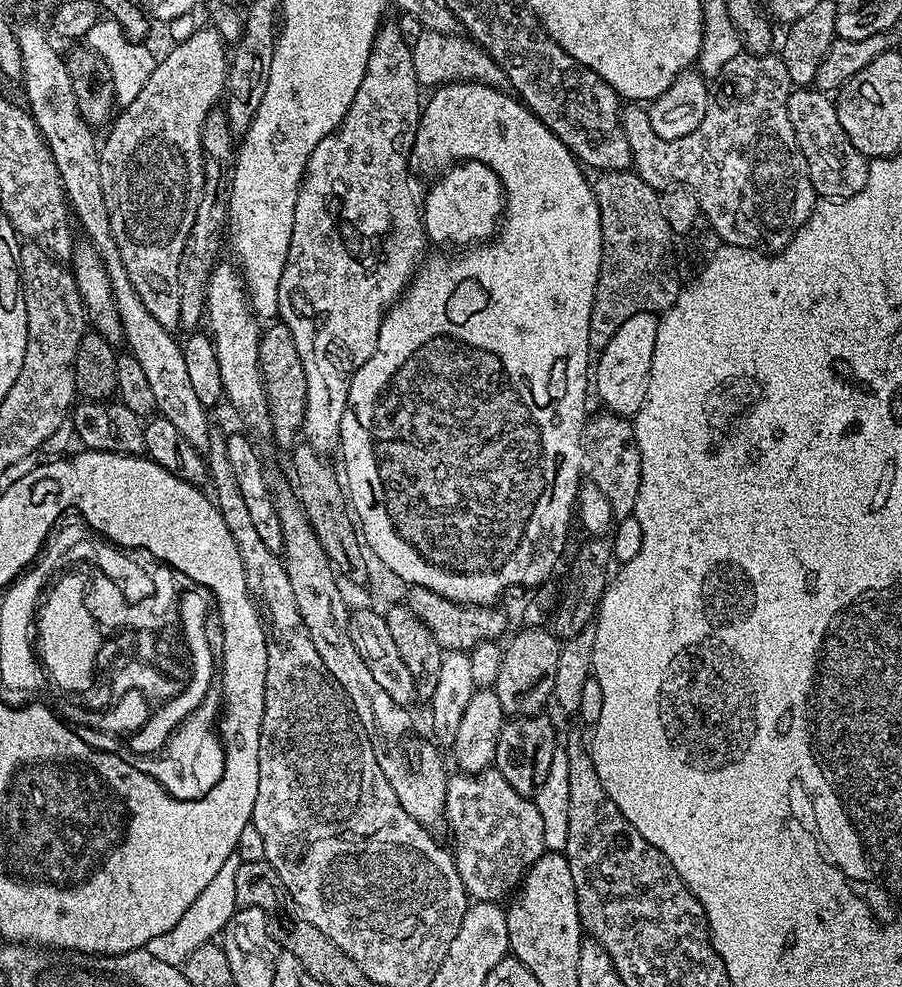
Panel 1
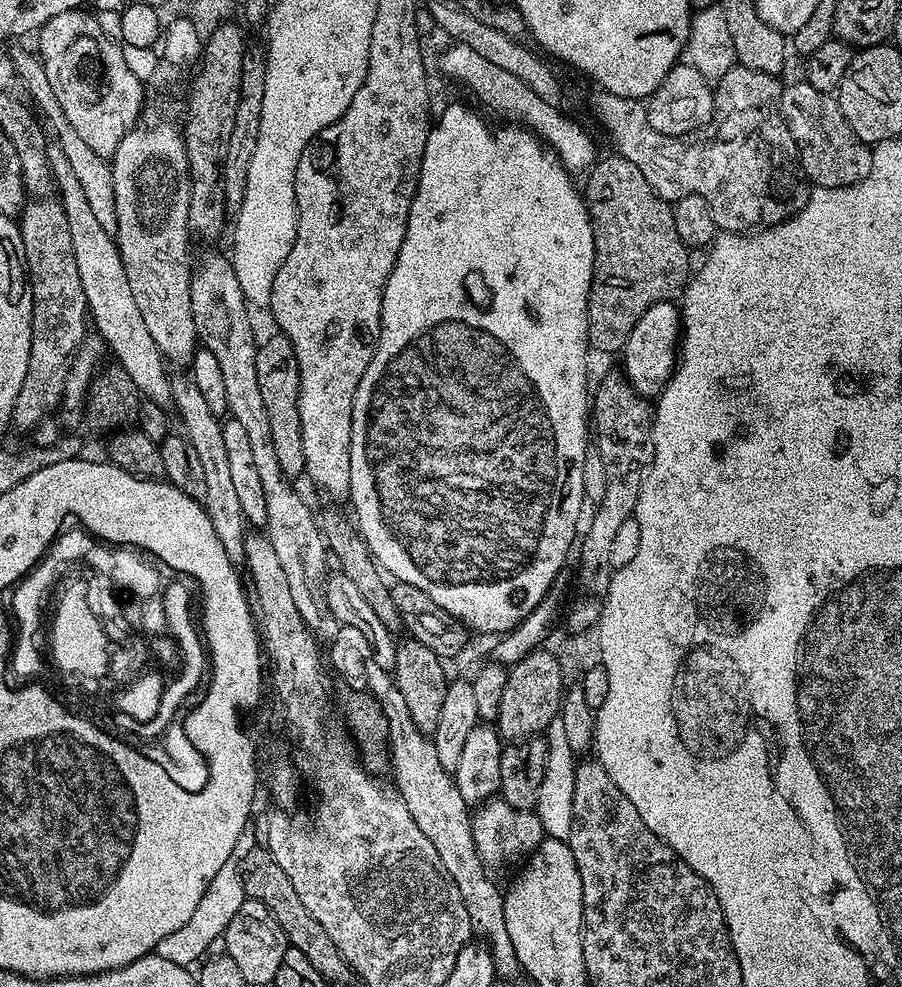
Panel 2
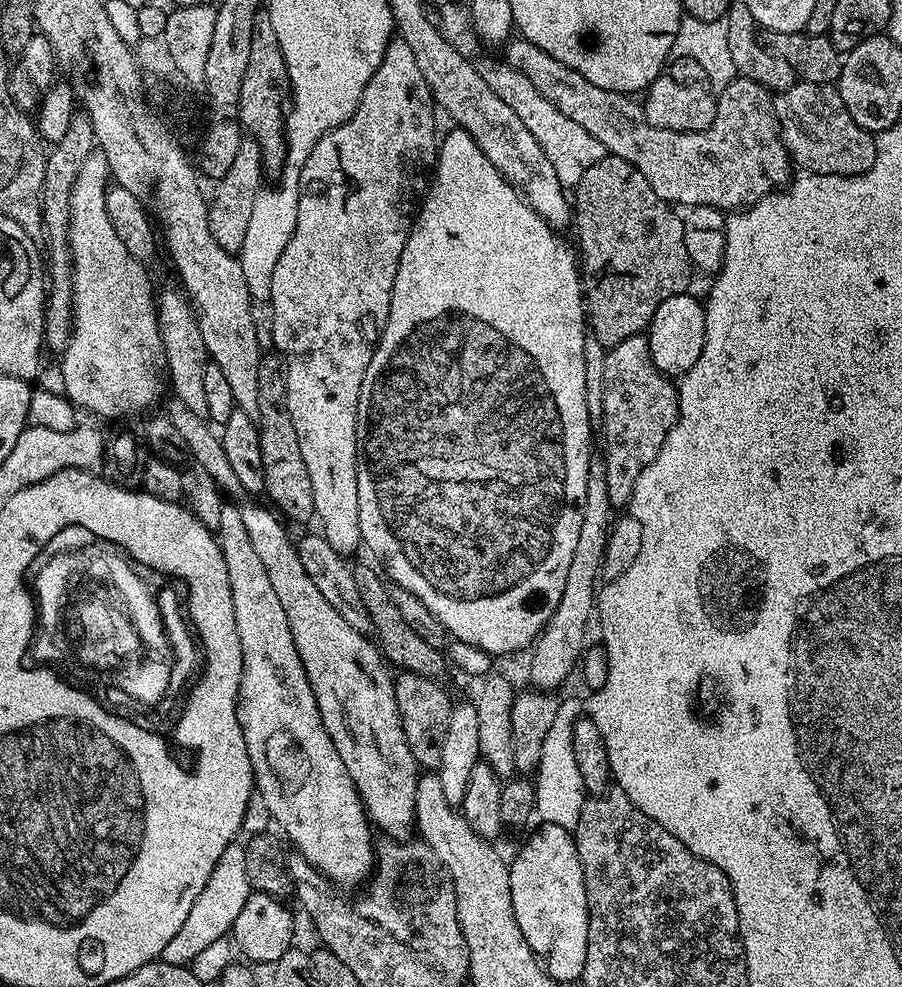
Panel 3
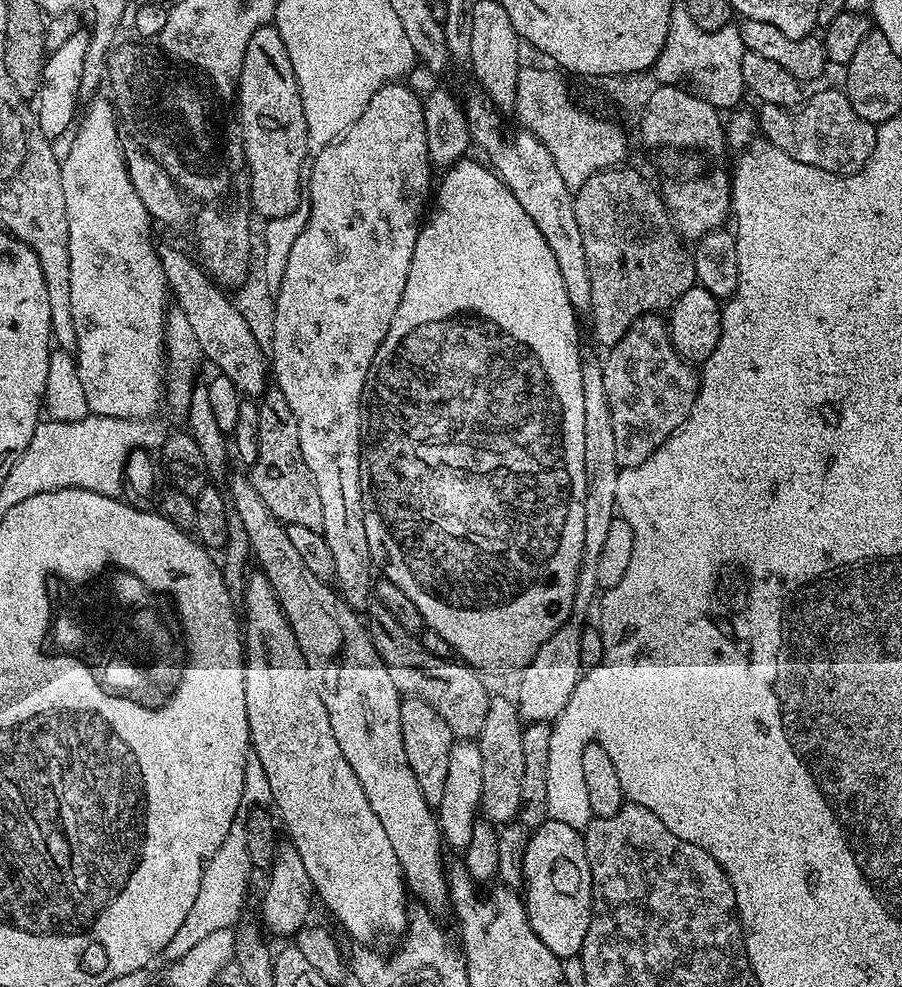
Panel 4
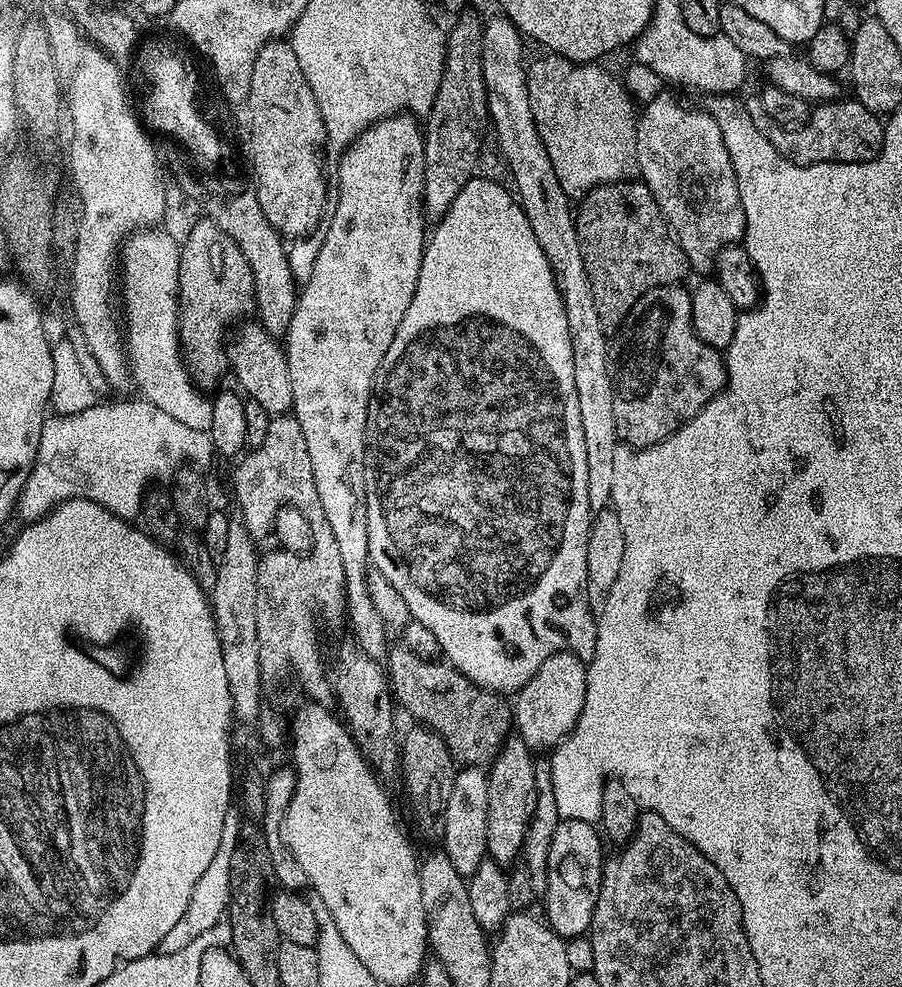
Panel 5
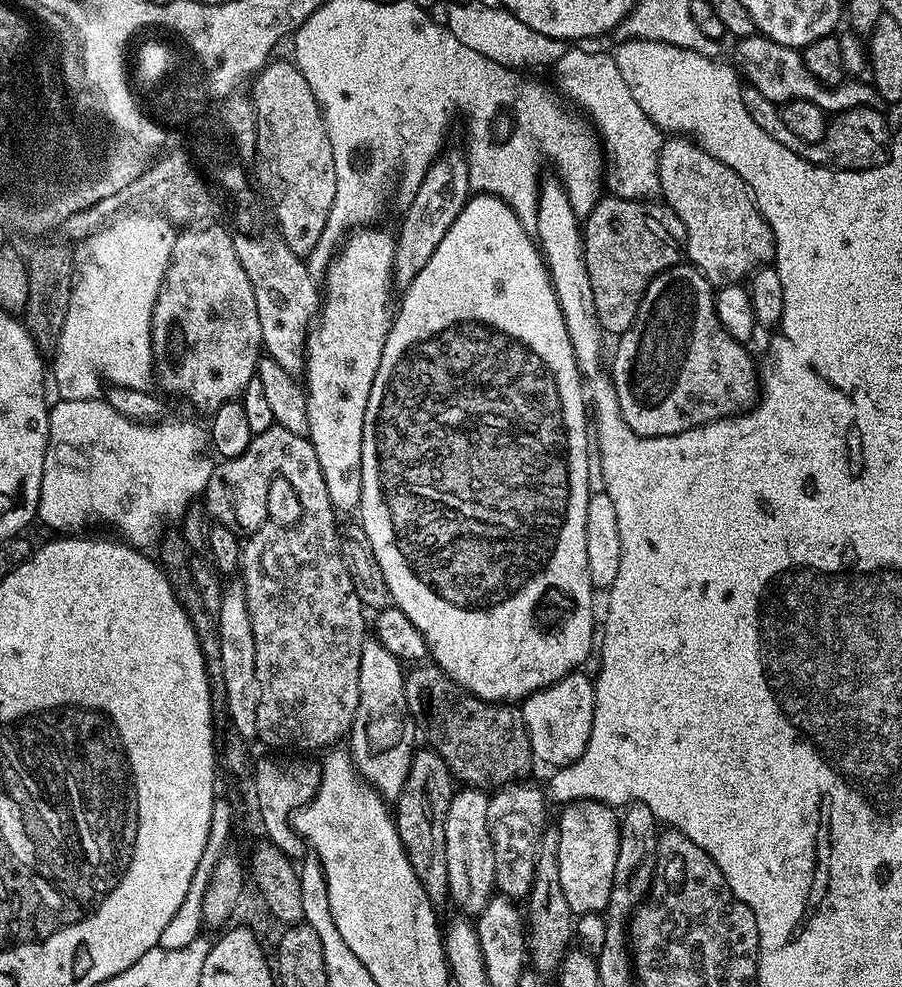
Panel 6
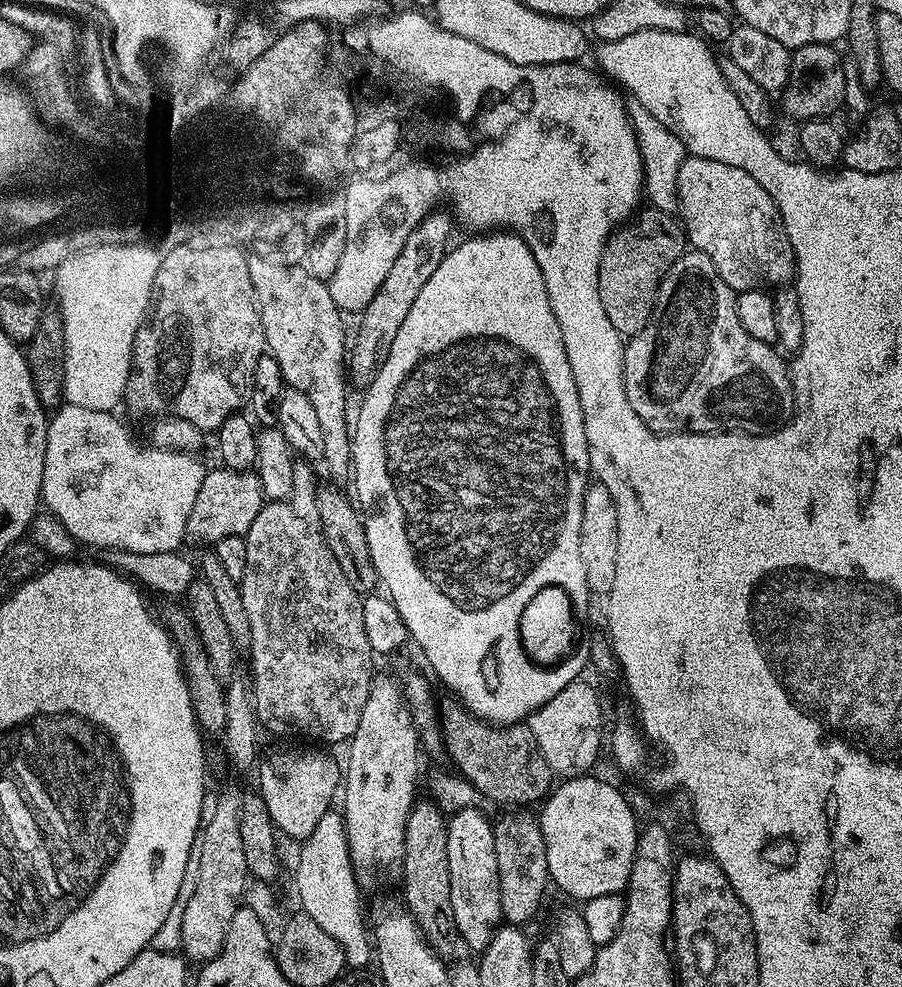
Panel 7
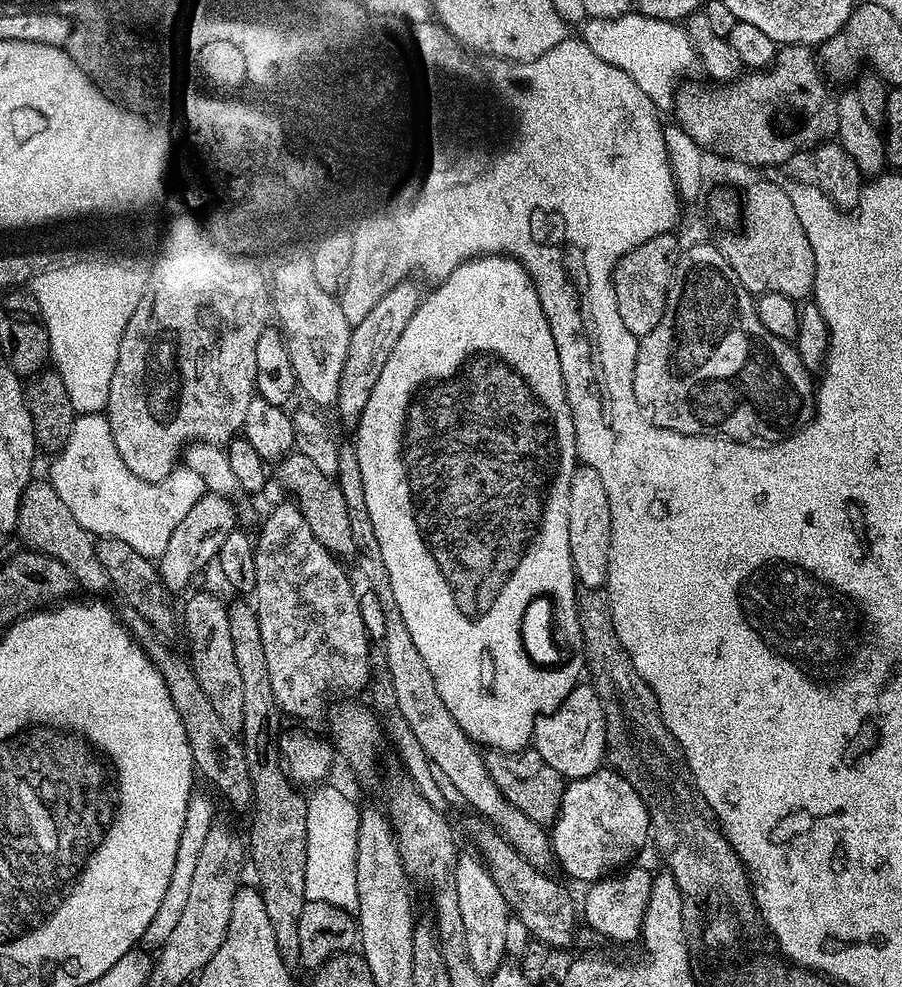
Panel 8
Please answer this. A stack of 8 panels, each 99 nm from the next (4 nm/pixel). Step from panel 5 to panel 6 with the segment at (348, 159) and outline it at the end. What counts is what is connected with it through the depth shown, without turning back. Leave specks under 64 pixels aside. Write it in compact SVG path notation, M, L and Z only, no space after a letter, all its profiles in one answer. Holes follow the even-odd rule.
M360 226L340 248L340 253L327 265L326 279L322 284L322 303L319 315L304 344L304 369L302 387L306 393L306 418L308 439L318 454L322 466L322 478L326 478L326 490L330 490L330 502L337 513L355 513L362 494L362 426L366 418L366 402L370 398L370 386L374 386L374 374L378 374L378 362L382 362L382 350L392 329L394 319L394 256L396 236L383 232L377 226ZM365 639L358 670L358 710L350 733L350 751L361 778L389 802L399 798L406 774L410 774L412 757L418 751L418 729L406 706L405 675L405 665L394 658L382 642Z

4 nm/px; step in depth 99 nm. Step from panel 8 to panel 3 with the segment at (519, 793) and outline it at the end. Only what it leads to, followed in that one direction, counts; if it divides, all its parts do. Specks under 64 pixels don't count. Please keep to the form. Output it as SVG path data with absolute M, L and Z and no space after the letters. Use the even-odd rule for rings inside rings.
M357 567L354 571L354 582L358 586L358 595L362 597L362 606L366 606L370 614L371 635L380 649L381 657L400 672L417 672L423 676L439 677L439 672L446 668L446 660L441 649L432 648L423 638L418 638L418 634L410 630L410 626L406 626L401 612L394 607L394 602L390 599L388 584L382 579L381 573L377 572L372 568Z

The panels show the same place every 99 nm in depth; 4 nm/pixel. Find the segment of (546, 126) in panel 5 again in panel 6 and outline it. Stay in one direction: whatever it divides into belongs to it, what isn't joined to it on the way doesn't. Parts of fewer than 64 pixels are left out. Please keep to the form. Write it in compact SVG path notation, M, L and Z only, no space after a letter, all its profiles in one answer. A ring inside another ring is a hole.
M569 47L554 66L555 87L590 114L605 156L604 184L609 193L624 200L655 199L660 193L657 162L663 133L635 101L626 78L619 73L615 55L580 48Z

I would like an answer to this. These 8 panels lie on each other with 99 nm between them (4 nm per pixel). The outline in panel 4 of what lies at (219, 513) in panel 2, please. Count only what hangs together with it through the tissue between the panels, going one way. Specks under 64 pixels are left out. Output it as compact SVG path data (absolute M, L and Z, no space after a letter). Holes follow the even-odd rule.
M259 570L253 572L253 576L251 573L251 575L249 575L244 582L244 594L242 600L243 603L246 602L248 605L245 606L244 610L242 608L242 639L244 642L244 681L246 682L246 718L248 719L248 739L250 741L251 751L254 753L255 763L257 760L257 762L260 763L261 770L264 771L264 780L268 783L268 792L272 795L273 802L276 803L277 809L275 808L275 811L278 813L278 816L278 811L280 811L280 816L284 819L284 828L288 831L289 836L287 839L290 841L292 846L297 848L298 855L306 868L306 874L310 876L310 881L313 883L315 895L318 897L319 903L321 900L321 902L324 903L330 911L332 911L333 918L336 919L337 922L340 923L341 926L344 927L354 939L356 939L356 942L359 942L361 945L372 946L377 943L375 940L380 939L393 940L393 942L399 941L401 937L403 937L404 931L408 929L408 917L410 915L408 898L410 899L410 892L404 883L404 871L398 862L398 854L394 854L394 846L390 846L390 838L386 838L386 830L382 830L382 822L378 822L378 814L374 814L374 809L370 806L370 801L366 799L366 790L362 790L362 782L358 782L358 774L354 774L354 770L350 770L350 762L346 762L346 758L342 754L342 746L338 746L338 742L334 739L334 730L330 730L330 718L326 714L326 706L322 706L322 698L318 698L318 690L314 690L314 681L310 678L310 670L306 670L306 658L302 658L302 650L294 638L294 630L288 625L288 619L282 610L282 606L278 602L275 590L272 589L270 582L264 577L263 572Z

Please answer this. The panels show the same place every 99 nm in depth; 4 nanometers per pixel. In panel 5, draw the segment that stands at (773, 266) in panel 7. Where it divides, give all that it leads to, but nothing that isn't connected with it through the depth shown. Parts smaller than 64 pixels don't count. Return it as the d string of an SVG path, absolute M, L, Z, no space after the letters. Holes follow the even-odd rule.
M667 94L655 96L643 106L645 108L642 108L637 126L639 179L652 191L658 206L664 211L664 217L680 241L691 271L711 273L722 249L739 245L748 225L744 198L736 181L736 166L722 138L720 121L703 107L691 108Z

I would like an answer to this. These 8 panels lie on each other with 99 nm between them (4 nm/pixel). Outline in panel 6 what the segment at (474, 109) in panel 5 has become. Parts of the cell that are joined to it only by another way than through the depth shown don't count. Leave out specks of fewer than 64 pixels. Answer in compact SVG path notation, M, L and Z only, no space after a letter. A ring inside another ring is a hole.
M463 151L447 152L436 157L436 161L428 167L426 178L422 178L418 190L411 193L409 200L412 201L409 202L408 209L404 212L404 221L401 222L400 232L398 231L396 236L396 254L392 271L397 285L407 286L414 282L418 270L422 270L422 266L426 266L426 262L430 262L434 250L438 250L438 242L442 242L442 238L446 238L446 230L450 230L450 226L454 226L454 218L458 218L458 214L470 199L467 155Z

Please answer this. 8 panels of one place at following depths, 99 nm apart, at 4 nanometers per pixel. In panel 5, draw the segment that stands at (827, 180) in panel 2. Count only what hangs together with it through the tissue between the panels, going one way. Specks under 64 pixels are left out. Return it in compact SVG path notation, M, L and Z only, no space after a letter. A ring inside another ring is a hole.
M759 98L747 101L746 111L766 134L770 144L783 154L785 160L792 160L801 166L862 166L877 159L886 143L886 128L877 113L866 110L854 98L841 98L828 103L817 103L812 109L807 124L799 128L783 128L762 106Z

